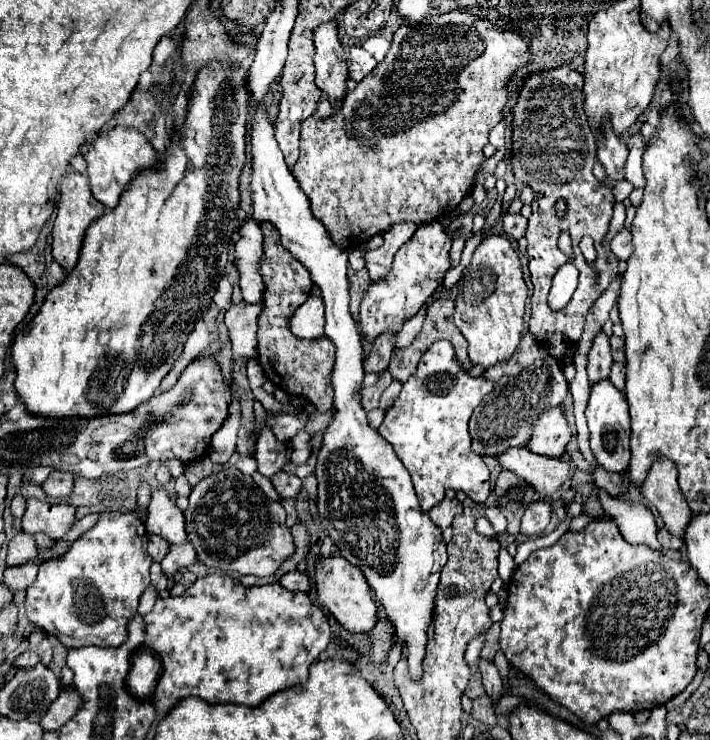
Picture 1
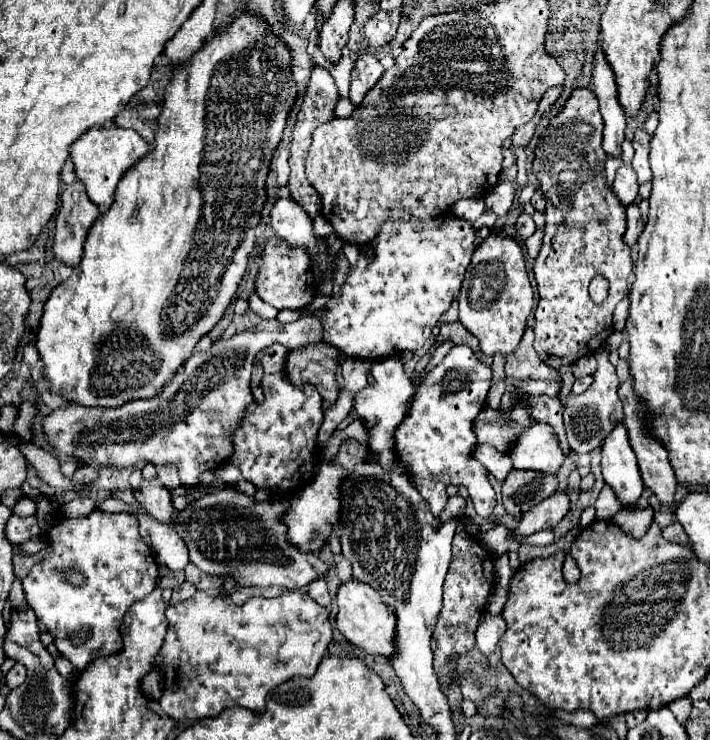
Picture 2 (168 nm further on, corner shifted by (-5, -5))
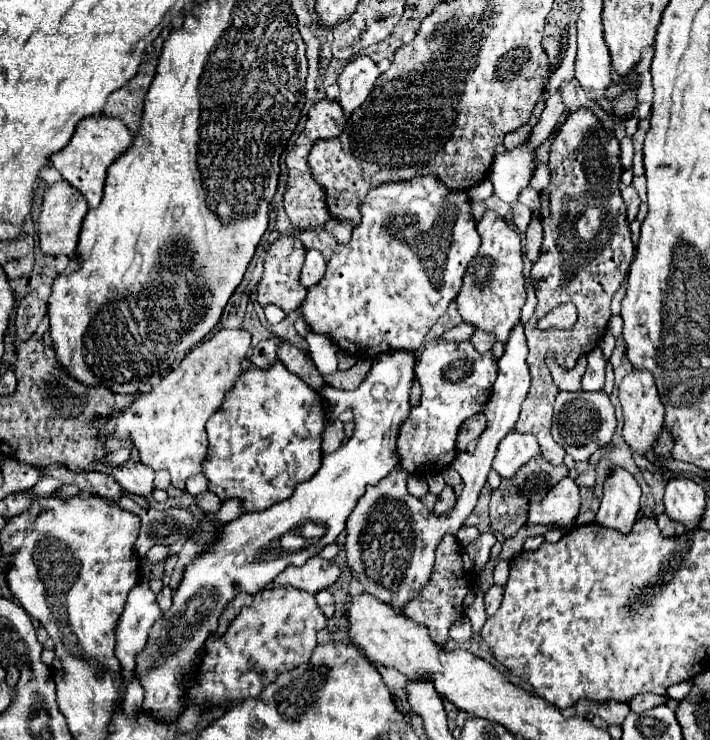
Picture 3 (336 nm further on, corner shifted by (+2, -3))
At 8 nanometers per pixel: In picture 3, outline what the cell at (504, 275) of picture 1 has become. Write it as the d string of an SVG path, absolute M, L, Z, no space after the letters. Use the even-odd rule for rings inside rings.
M494 210L484 212L482 220L478 222L478 234L482 238L482 244L476 258L472 258L466 268L456 306L466 324L494 334L498 342L506 344L510 330L520 322L520 308L526 302L522 240L520 234L516 234Z

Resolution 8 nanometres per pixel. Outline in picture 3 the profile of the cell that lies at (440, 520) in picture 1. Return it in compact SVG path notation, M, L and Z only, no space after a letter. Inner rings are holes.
M446 486L446 488L440 492L438 500L436 500L436 506L434 506L434 514L436 514L436 516L440 516L440 514L448 512L448 510L450 510L454 504L456 504L456 496L454 496L454 490L452 490L450 486Z

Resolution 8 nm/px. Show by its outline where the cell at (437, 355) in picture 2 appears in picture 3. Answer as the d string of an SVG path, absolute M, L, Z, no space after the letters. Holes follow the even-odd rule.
M460 324L460 326L454 326L454 328L450 328L450 330L446 330L440 338L442 340L454 340L454 342L464 342L464 340L468 340L470 336L472 336L472 332L474 332L474 328L470 328L468 324Z

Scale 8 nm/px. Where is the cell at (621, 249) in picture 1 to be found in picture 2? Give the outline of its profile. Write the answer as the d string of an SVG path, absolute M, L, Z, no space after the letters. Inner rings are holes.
M629 204L627 206L627 232L625 232L625 242L629 246L633 246L639 238L639 234L643 232L643 218L639 212L637 204Z

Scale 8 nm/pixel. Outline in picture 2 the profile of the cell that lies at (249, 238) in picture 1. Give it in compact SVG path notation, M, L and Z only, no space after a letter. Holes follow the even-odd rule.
M255 292L249 296L249 306L251 306L251 310L255 310L255 312L257 312L261 318L265 318L265 320L277 316L277 310L275 310L273 306L267 306Z

